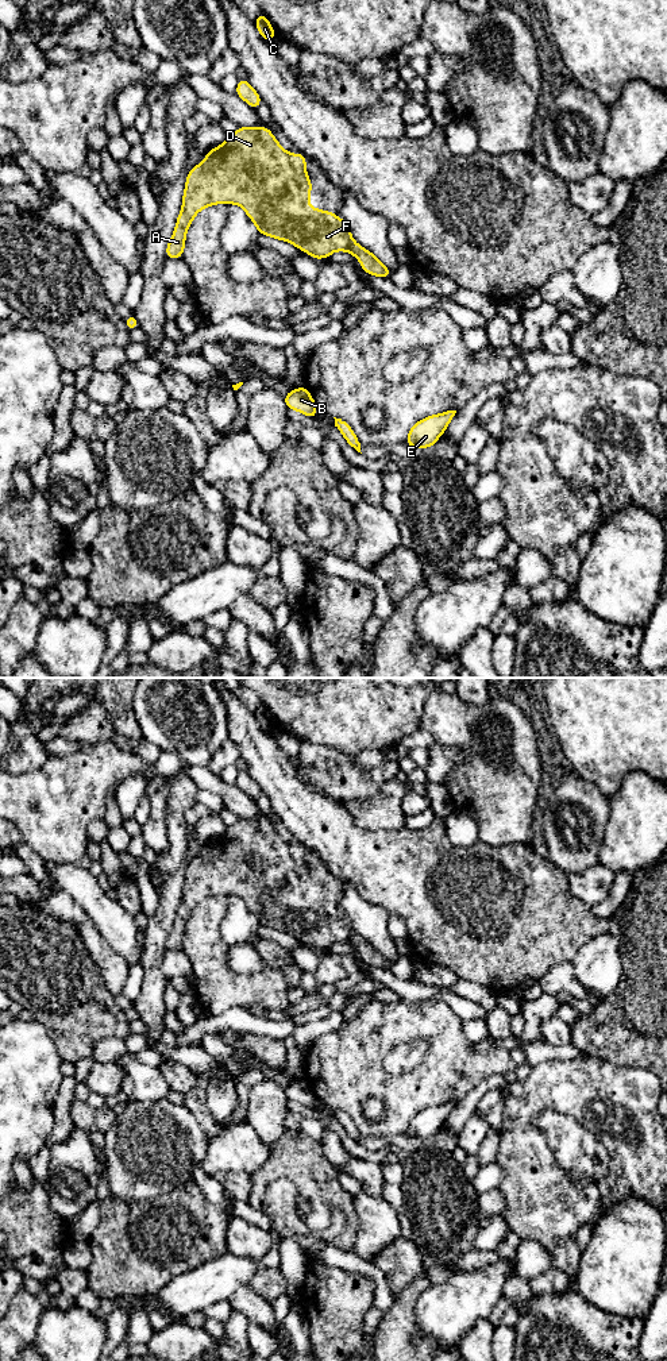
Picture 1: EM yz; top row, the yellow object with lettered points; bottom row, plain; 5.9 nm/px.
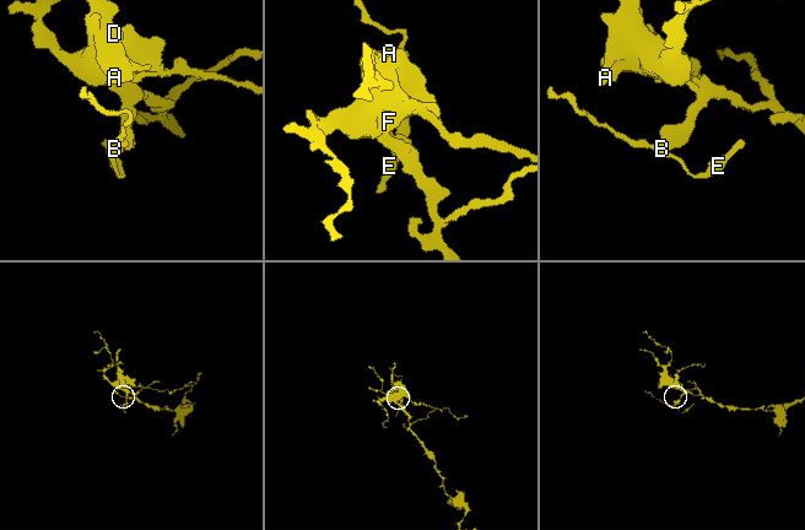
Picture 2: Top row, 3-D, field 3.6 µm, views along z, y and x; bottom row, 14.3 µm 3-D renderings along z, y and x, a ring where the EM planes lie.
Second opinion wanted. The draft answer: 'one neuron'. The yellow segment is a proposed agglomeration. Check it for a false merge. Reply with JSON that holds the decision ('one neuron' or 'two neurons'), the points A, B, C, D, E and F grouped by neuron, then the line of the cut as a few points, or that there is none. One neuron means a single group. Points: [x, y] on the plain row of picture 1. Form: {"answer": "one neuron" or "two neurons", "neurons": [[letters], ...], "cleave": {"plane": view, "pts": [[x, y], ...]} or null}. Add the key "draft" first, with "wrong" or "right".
{"draft": "right", "answer": "one neuron", "neurons": [["A", "B", "C", "D", "E", "F"]], "cleave": null}

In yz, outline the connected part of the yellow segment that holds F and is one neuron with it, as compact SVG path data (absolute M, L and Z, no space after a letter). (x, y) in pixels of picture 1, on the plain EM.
M239 818L227 826L221 837L209 841L205 851L189 861L182 901L166 938L166 948L181 949L186 924L194 907L203 899L224 894L242 898L259 925L289 933L312 949L323 951L335 942L347 942L358 949L363 963L389 969L390 961L352 930L351 921L342 909L309 897L313 876L305 855L304 845L288 844L267 818Z

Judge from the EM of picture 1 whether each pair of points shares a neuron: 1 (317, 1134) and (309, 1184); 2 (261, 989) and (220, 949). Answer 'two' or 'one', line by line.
1: two
2: one

